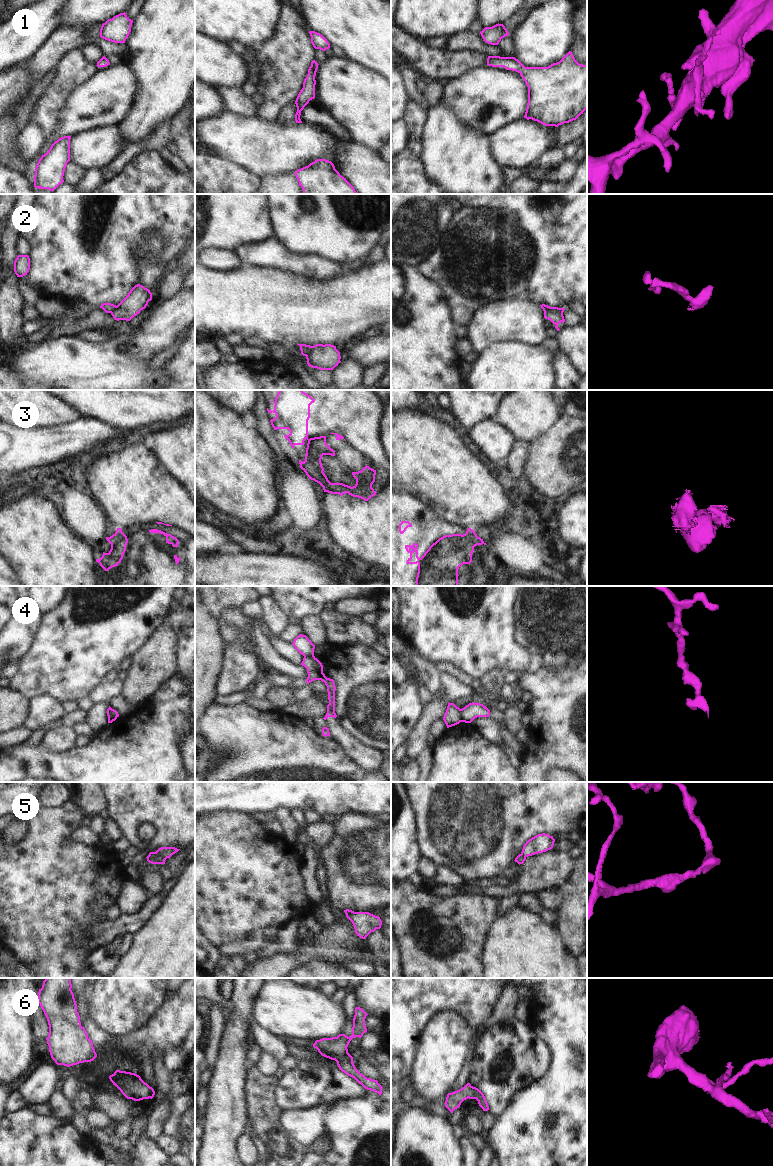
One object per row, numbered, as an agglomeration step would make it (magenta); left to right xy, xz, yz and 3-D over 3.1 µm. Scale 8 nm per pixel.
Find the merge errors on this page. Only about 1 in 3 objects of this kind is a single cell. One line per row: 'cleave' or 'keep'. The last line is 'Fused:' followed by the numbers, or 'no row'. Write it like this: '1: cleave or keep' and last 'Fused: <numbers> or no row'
1: keep
2: cleave
3: cleave
4: cleave
5: cleave
6: keep
Fused: 2, 3, 4, 5

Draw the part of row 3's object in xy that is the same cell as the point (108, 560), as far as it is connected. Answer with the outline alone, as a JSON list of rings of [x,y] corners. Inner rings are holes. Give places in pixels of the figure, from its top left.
[[[106,537],[106,540],[111,544],[110,551],[108,553],[103,552],[102,557],[100,559],[96,559],[96,562],[98,562],[105,571],[118,566],[123,559],[126,545],[128,543],[127,537],[121,538],[117,543],[111,543],[108,538],[109,537]]]

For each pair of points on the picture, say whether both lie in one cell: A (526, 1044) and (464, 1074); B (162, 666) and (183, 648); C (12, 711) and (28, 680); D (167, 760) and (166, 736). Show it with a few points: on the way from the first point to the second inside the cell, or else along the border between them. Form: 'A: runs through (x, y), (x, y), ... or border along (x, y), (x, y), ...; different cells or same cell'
A: border along (471, 1066), (468, 1082); different cells
B: border along (173, 632), (176, 674); different cells
C: border along (10, 686), (19, 690), (30, 699); different cells
D: runs through (166, 754), (166, 742); same cell

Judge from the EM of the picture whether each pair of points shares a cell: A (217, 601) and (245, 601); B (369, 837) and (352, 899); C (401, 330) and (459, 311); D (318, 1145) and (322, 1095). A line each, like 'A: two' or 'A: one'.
A: one
B: one
C: two
D: two

